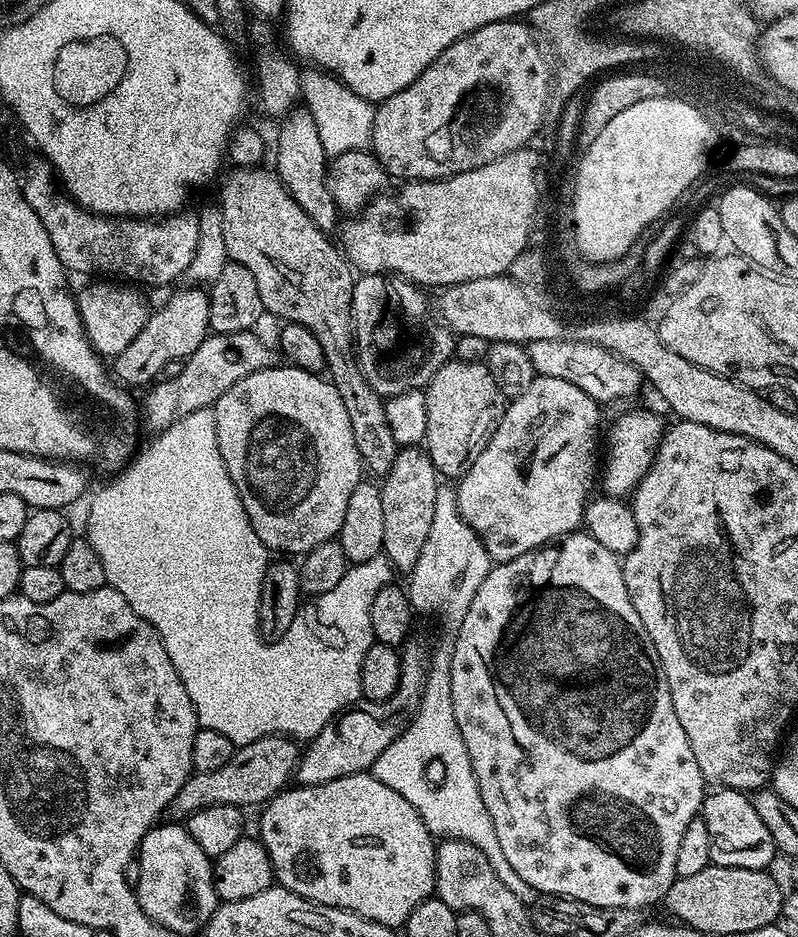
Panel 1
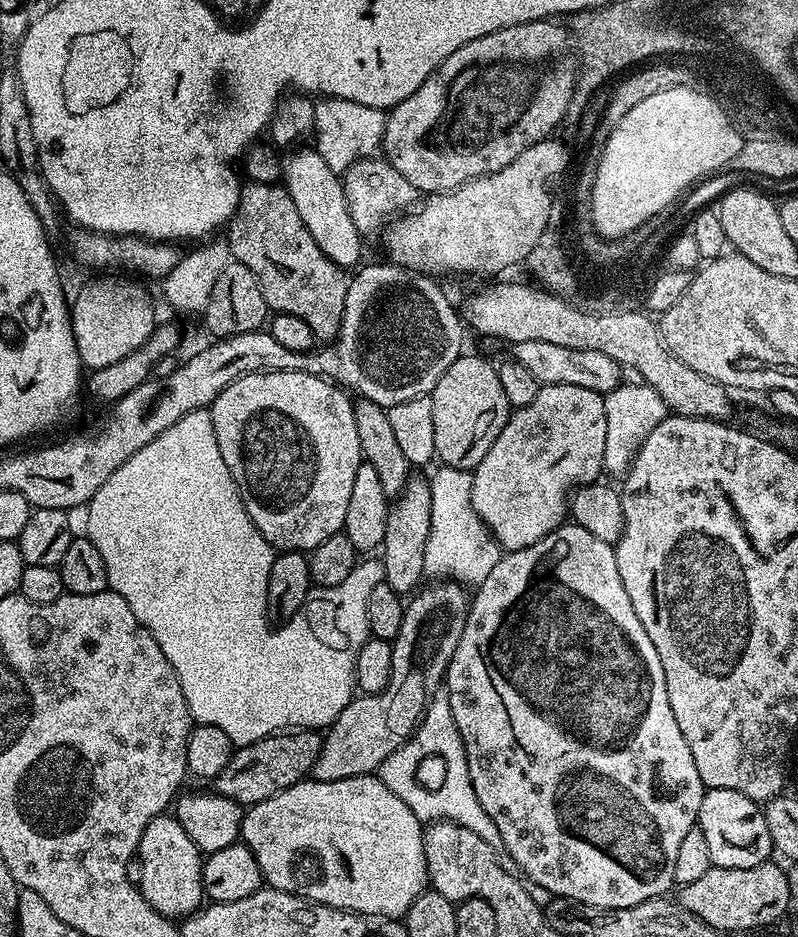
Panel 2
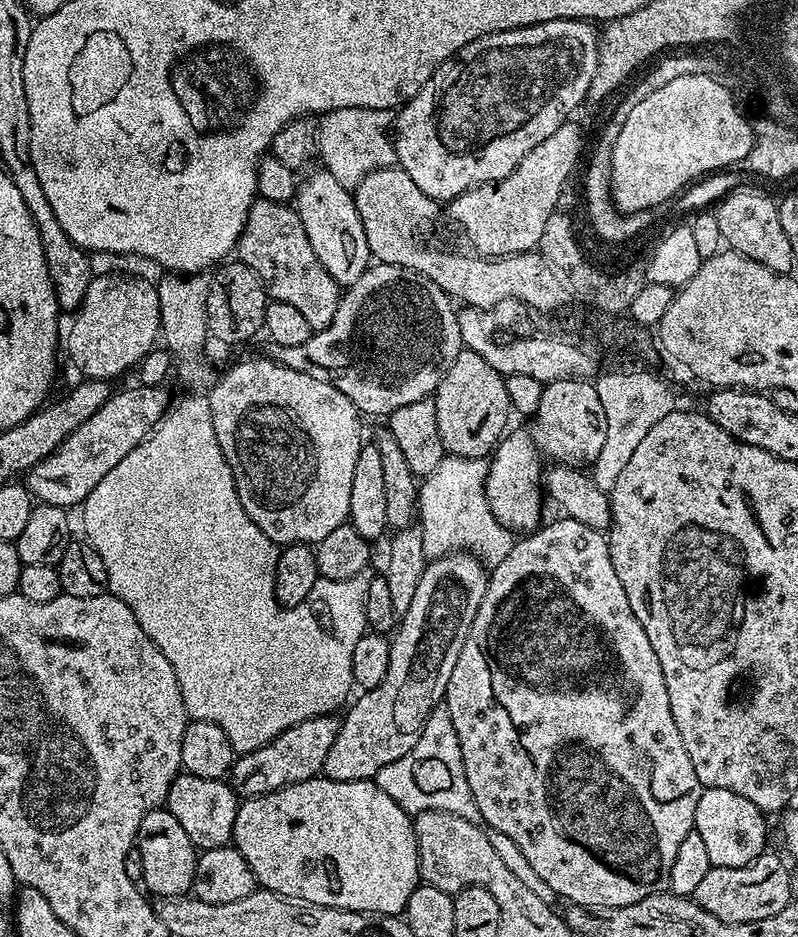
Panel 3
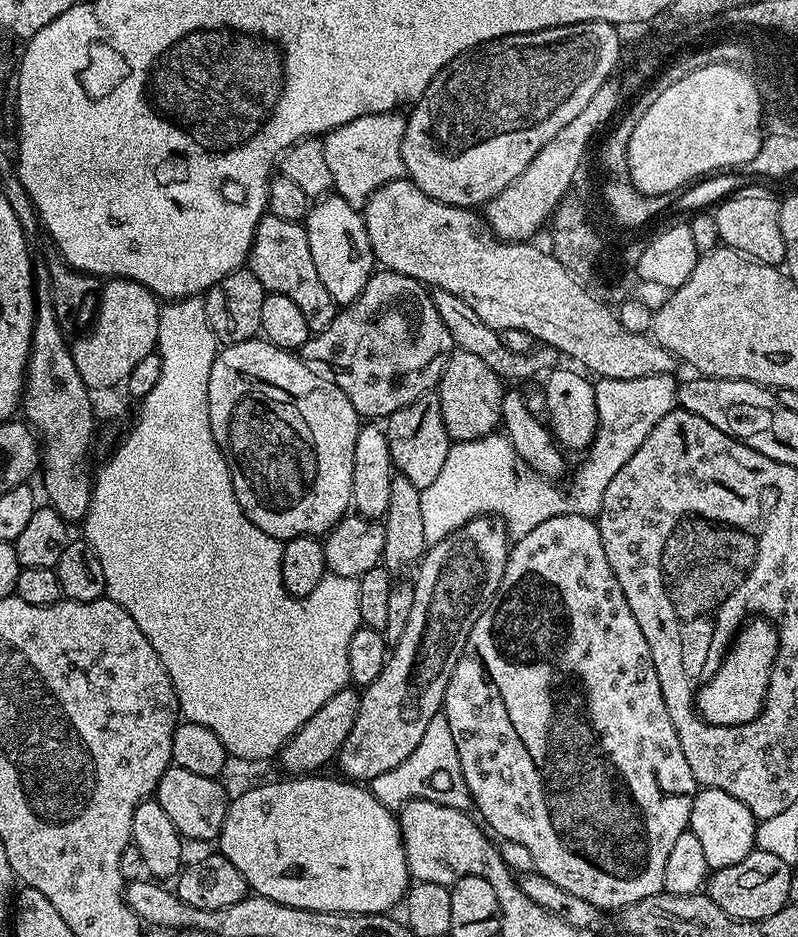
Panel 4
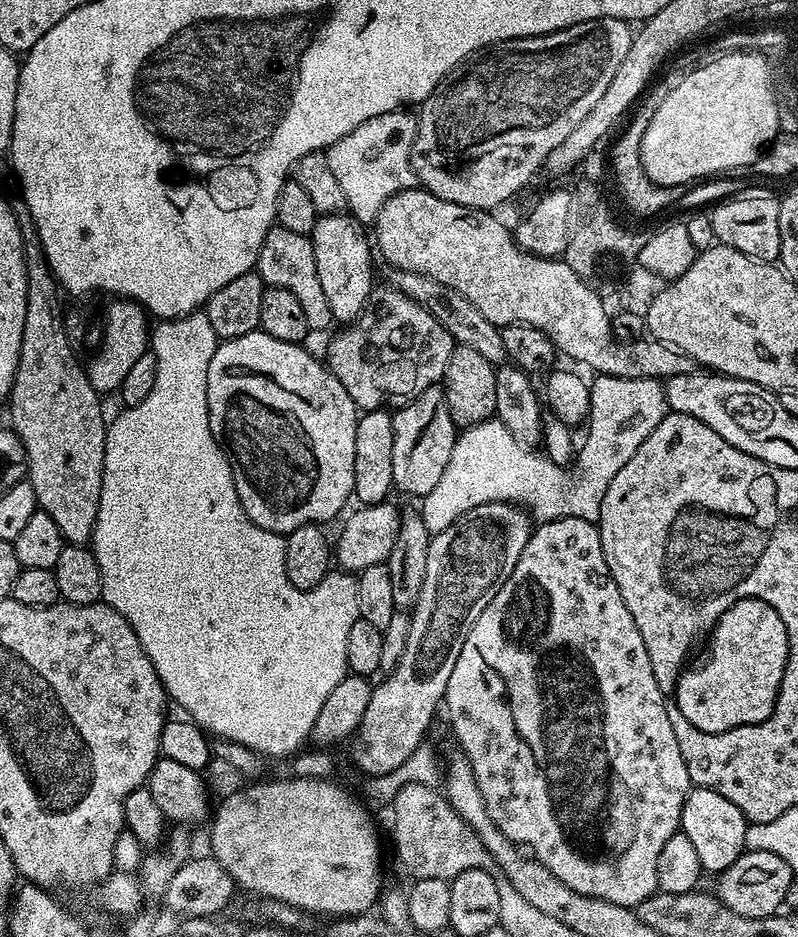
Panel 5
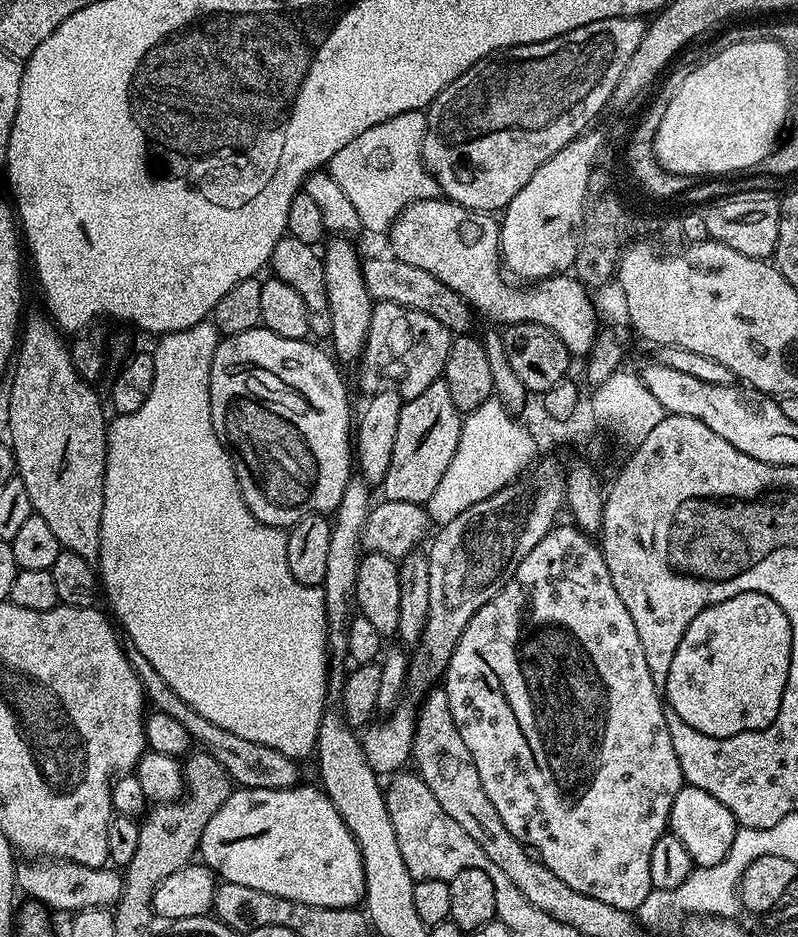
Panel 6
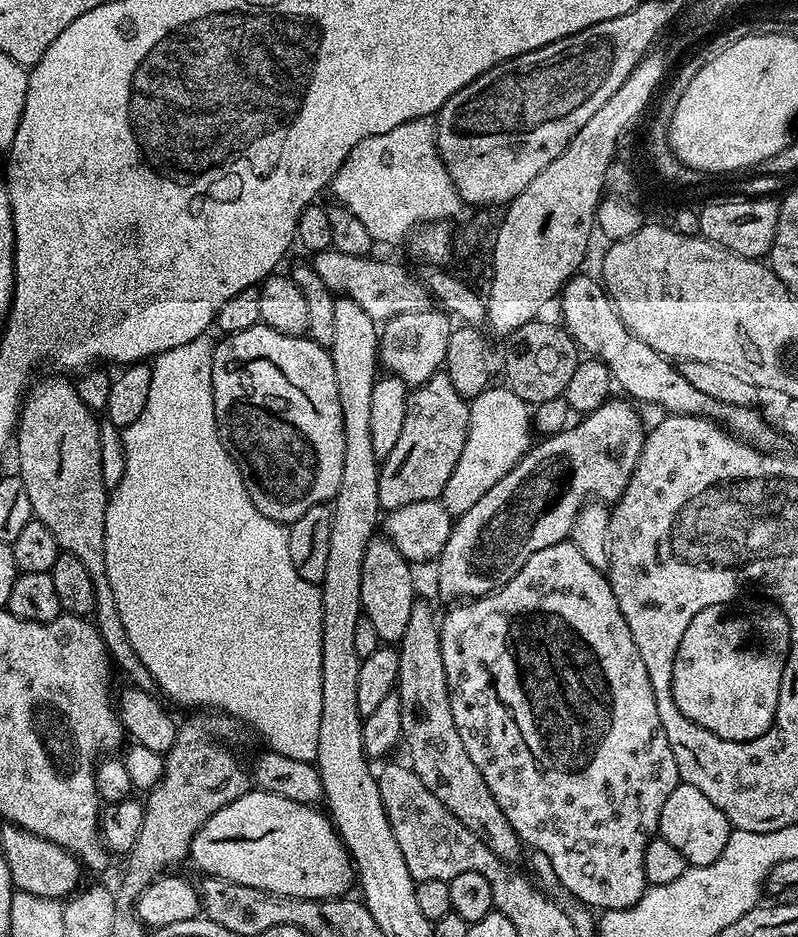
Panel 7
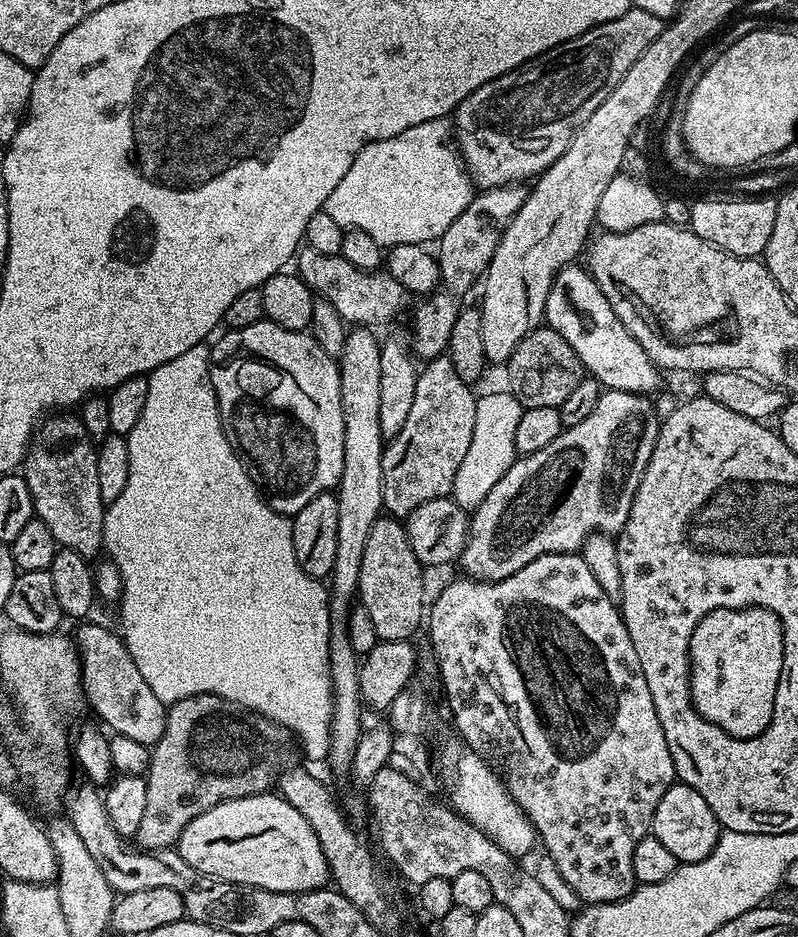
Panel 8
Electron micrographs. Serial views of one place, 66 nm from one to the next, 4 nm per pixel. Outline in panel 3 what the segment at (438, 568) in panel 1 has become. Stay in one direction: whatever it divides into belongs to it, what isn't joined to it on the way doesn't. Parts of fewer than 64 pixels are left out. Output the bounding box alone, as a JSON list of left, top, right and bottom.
[418,455,514,569]

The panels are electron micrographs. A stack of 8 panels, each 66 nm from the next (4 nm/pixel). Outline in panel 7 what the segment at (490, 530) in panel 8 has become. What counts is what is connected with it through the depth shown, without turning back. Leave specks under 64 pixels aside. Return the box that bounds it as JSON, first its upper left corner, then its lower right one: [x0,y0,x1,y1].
[434,398,646,602]

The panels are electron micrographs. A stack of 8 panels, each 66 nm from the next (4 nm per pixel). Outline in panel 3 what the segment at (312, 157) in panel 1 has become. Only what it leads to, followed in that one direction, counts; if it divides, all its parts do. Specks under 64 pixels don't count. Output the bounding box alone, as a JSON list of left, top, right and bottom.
[294,166,372,286]

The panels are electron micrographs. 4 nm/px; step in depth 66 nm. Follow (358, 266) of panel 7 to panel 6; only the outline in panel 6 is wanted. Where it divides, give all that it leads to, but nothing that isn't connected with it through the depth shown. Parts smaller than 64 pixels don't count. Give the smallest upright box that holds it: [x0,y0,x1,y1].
[363,254,474,334]

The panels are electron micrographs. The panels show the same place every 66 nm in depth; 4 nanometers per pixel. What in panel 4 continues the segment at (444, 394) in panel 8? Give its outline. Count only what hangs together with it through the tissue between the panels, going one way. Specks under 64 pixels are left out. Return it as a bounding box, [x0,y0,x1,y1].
[386,391,450,488]

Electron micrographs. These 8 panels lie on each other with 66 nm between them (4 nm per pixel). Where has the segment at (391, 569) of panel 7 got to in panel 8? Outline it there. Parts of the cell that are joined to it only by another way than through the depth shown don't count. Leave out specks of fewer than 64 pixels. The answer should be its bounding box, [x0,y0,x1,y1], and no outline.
[358,514,426,641]

